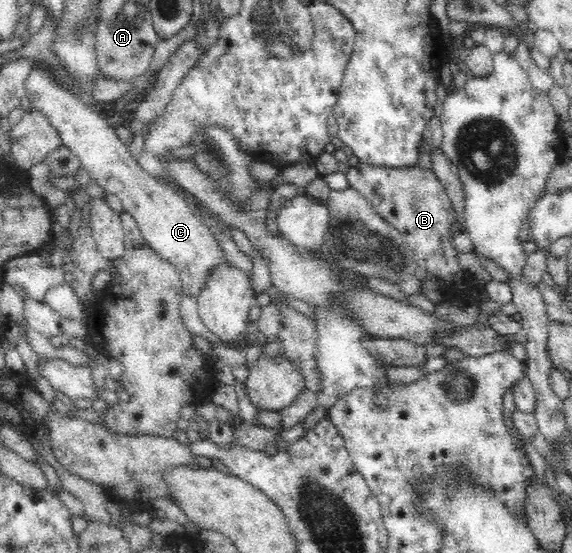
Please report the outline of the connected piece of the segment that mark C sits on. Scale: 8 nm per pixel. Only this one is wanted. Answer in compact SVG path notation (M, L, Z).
M40 68L30 72L24 82L24 91L32 106L42 110L50 119L51 125L59 130L62 145L72 149L94 184L120 198L123 211L128 212L138 223L150 247L176 269L183 296L197 297L218 266L230 266L216 237L195 216L183 197L148 175L138 161L128 154L128 148L117 137L117 132L108 128L106 120L94 112L90 104L62 86L57 86L52 76Z

